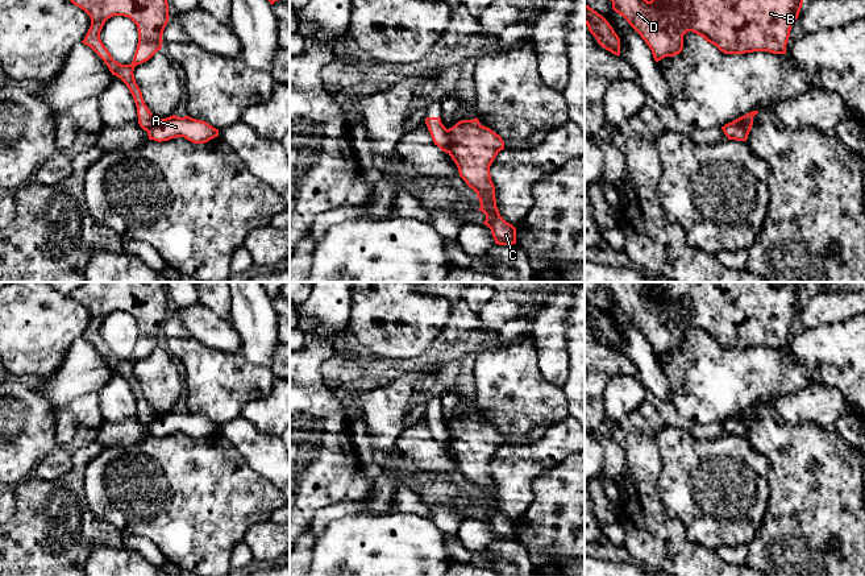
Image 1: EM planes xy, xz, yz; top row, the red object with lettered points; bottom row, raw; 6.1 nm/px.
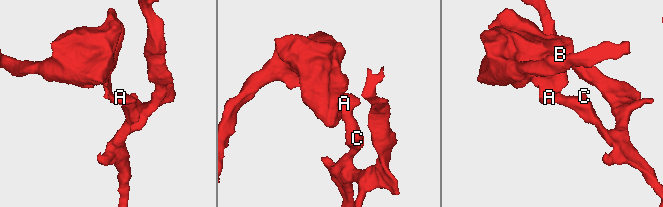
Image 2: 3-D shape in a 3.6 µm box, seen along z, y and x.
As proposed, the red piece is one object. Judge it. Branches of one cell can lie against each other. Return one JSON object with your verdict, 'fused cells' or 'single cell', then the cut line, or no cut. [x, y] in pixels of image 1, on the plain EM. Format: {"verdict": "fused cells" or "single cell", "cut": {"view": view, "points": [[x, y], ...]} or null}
{"verdict": "fused cells", "cut": {"view": "xz", "points": [[445, 425], [449, 447]]}}

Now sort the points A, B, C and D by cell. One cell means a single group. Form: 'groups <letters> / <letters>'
groups A C / B D

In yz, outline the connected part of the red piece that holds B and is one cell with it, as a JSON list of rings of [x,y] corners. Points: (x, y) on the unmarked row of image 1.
[[[599,282],[652,345],[656,357],[683,344],[687,327],[703,332],[724,349],[769,347],[786,349],[803,291],[800,282]]]

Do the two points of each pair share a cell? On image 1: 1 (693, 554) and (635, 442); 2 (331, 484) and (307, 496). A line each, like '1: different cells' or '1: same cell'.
1: same cell
2: same cell

